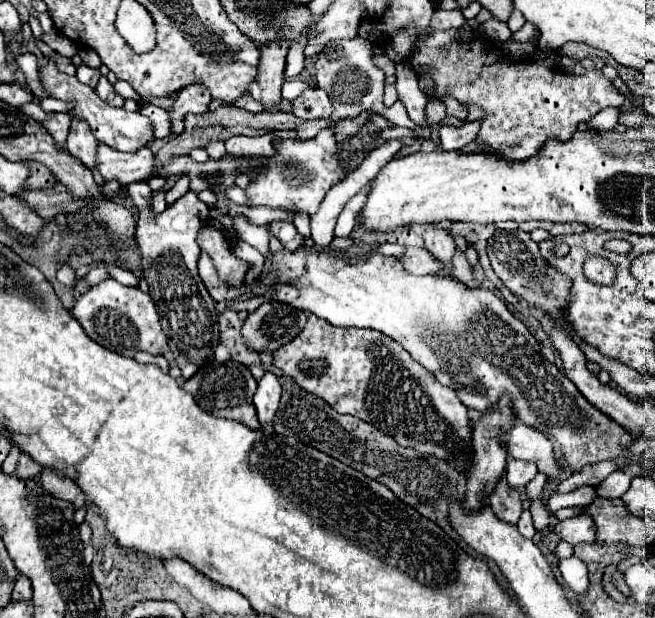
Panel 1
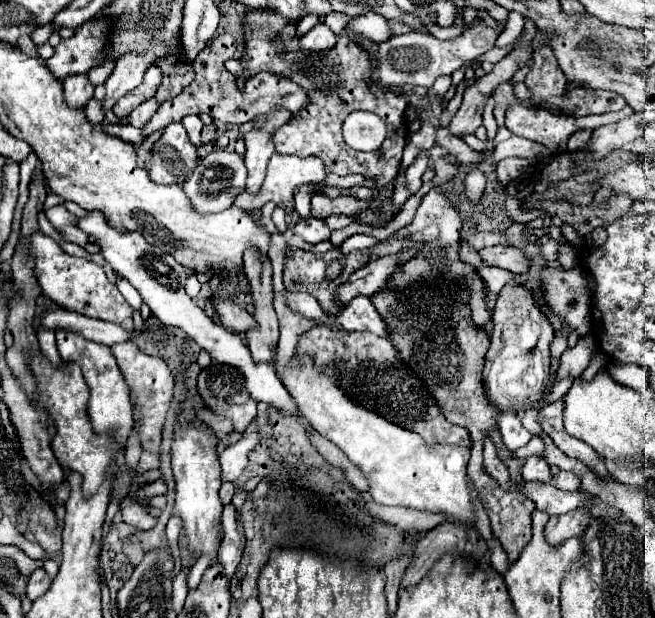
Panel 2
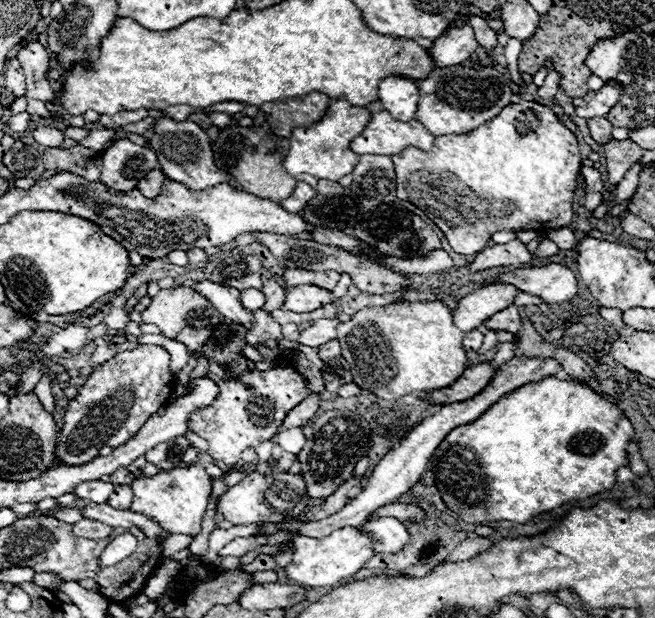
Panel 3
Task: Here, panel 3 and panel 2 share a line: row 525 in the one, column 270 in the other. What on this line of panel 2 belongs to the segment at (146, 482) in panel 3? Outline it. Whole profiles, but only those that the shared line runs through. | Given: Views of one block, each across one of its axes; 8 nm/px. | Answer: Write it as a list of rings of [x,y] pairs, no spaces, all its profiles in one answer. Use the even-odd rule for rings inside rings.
[[[274,152],[274,156],[270,158],[268,172],[266,172],[266,178],[264,178],[264,184],[262,184],[260,192],[250,194],[250,192],[244,190],[242,194],[236,196],[234,204],[238,204],[240,208],[246,208],[246,210],[258,210],[266,202],[276,202],[276,204],[292,202],[294,200],[294,192],[298,188],[302,188],[302,186],[312,186],[312,194],[324,194],[330,188],[330,186],[324,184],[328,174],[330,172],[324,168],[324,162],[320,158],[314,158],[314,156],[288,156],[288,154]]]

